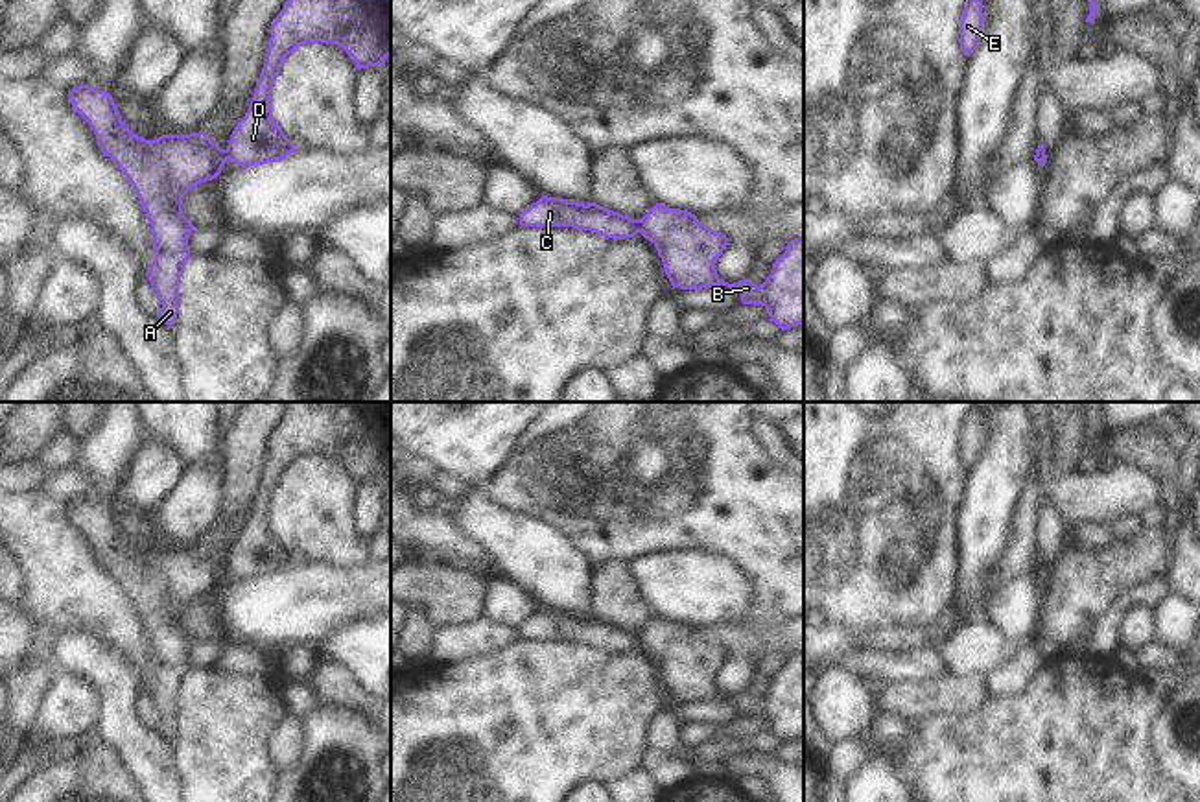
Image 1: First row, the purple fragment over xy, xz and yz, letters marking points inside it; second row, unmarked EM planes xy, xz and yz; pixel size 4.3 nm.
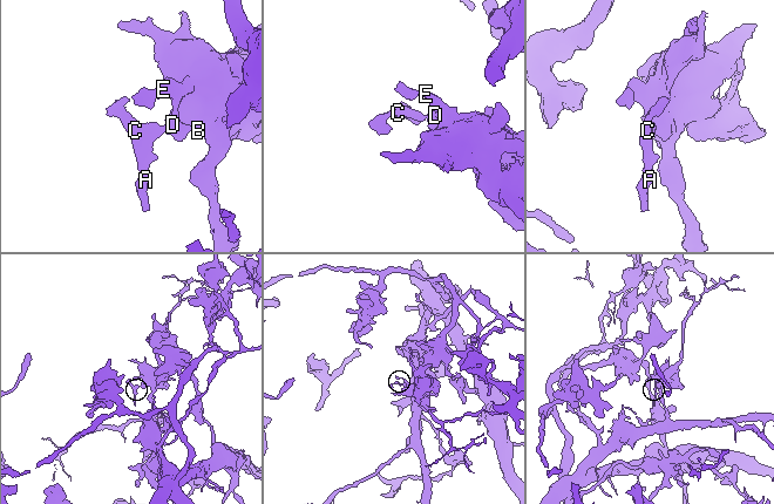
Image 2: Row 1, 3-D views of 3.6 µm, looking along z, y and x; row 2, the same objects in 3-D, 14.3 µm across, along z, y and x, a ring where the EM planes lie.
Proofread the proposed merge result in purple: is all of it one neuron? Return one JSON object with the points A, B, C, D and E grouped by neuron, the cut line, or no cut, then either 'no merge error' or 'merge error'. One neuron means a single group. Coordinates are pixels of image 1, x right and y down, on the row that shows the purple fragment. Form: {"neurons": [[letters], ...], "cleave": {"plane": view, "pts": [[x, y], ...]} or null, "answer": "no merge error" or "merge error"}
{"neurons": [["A", "C"], ["B", "D", "E"]], "cleave": {"plane": "xz", "pts": [[638, 220], [640, 231]]}, "answer": "merge error"}

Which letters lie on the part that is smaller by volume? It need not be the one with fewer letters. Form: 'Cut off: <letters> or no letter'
Cut off: A, C

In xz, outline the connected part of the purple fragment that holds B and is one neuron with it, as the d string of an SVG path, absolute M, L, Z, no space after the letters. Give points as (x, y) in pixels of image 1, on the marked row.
M656 203L641 219L641 236L649 240L664 262L673 288L702 289L726 286L741 295L743 304L761 304L782 330L804 323L804 238L791 240L772 264L767 280L756 286L750 278L728 284L715 264L728 245L695 214Z

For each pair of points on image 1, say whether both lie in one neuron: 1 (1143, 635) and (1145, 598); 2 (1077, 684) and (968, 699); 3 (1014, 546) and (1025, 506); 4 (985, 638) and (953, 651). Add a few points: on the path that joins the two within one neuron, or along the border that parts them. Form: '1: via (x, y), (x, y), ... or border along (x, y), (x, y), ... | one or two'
1: border along (1152, 609), (1132, 607), (1127, 613), (1121, 646) | two
2: border along (990, 697), (968, 714), (948, 714) | two
3: via (1022, 537), (1025, 515) | one
4: via (977, 646), (961, 651) | one

